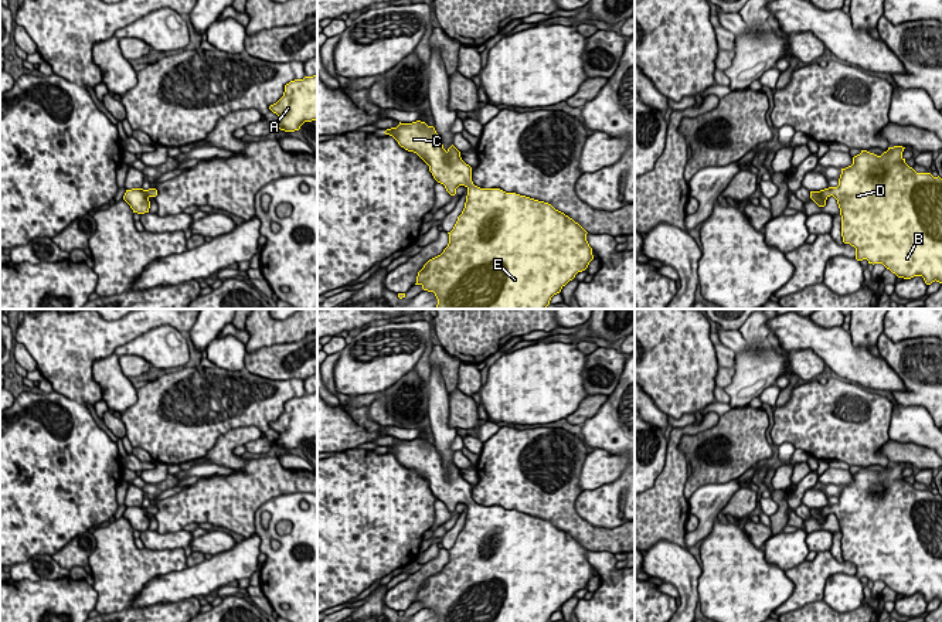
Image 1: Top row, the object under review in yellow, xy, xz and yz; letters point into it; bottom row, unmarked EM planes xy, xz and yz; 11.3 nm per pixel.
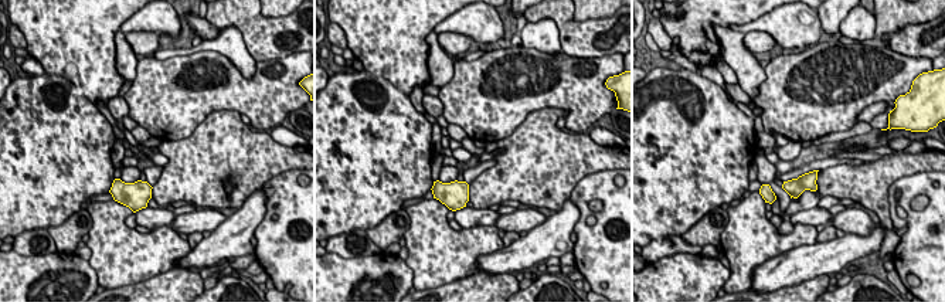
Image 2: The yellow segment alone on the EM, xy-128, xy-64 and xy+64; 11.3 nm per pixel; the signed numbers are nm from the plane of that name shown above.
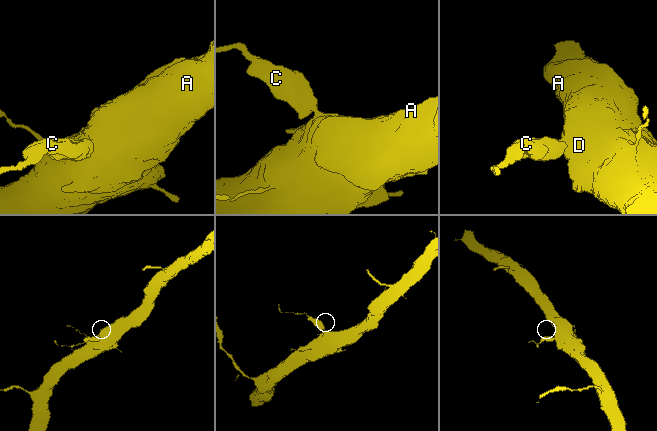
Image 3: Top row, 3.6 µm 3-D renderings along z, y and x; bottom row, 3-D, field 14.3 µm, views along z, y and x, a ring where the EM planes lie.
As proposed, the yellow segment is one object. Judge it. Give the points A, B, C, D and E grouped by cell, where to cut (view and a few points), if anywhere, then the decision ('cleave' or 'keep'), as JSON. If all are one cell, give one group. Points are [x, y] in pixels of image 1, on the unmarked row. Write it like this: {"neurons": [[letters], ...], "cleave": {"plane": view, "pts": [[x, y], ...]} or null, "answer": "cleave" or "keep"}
{"neurons": [["A", "B", "C", "D", "E"]], "cleave": null, "answer": "keep"}

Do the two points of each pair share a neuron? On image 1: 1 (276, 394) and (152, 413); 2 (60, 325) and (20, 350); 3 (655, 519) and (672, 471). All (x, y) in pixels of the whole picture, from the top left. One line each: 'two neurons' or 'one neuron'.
1: one neuron
2: two neurons
3: one neuron

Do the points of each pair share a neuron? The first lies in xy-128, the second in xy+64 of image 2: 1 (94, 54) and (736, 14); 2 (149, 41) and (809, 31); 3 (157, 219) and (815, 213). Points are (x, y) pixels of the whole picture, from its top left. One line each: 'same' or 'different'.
1: same
2: different
3: same

